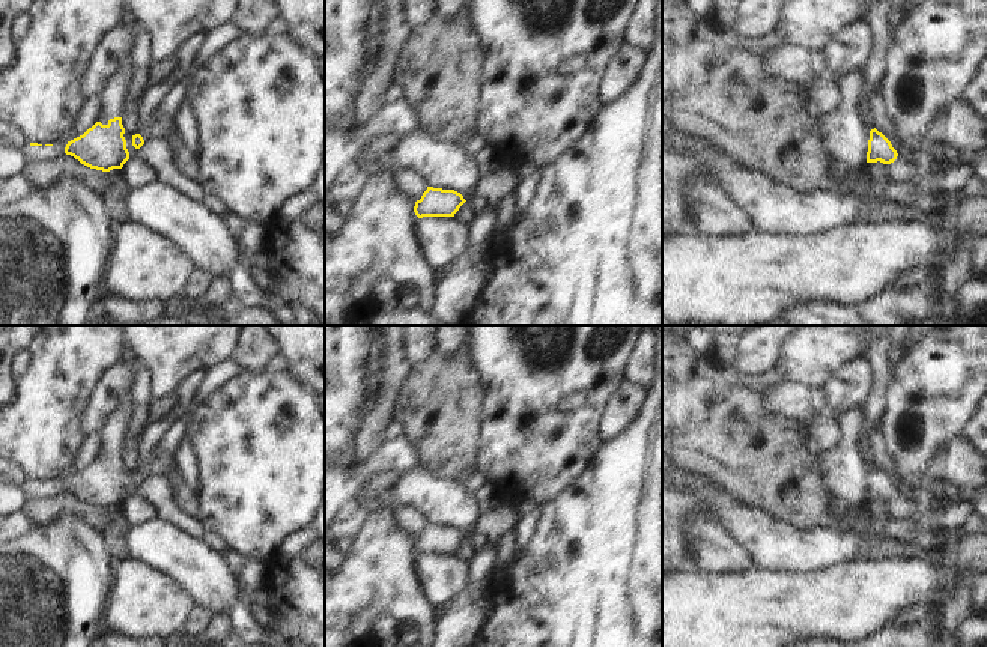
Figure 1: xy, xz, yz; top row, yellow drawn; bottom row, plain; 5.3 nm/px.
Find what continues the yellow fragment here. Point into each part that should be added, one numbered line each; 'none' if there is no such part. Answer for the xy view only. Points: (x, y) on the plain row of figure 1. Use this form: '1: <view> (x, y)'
1: xy (113, 434)

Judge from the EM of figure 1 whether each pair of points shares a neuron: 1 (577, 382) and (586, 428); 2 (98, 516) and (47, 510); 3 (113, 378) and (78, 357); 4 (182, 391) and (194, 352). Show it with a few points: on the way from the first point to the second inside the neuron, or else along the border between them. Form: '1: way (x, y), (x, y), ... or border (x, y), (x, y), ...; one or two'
1: way (577, 393), (577, 417); one
2: way (86, 512), (77, 507), (59, 507); one
3: border (121, 360), (104, 375), (88, 405); two
4: border (205, 370), (193, 370), (175, 393); two

